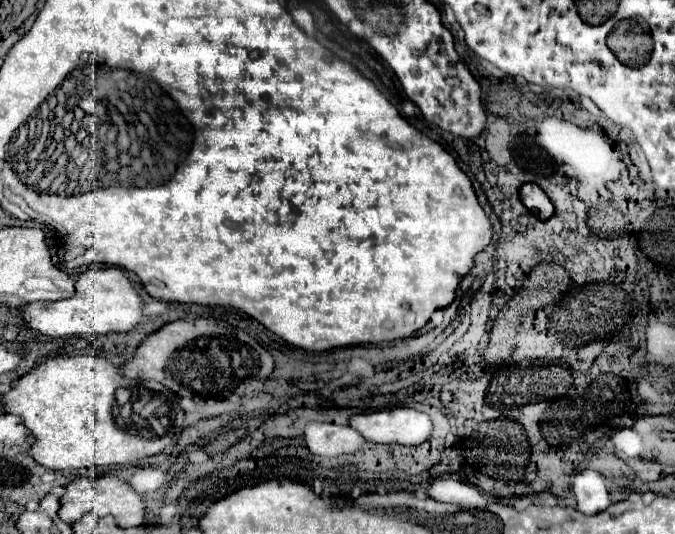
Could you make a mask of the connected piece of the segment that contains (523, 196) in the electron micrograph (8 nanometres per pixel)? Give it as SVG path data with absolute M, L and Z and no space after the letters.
M532 182L520 186L520 200L534 216L538 216L542 220L546 220L554 214L554 206L552 206L550 198L544 194L544 190L540 186L536 186Z

